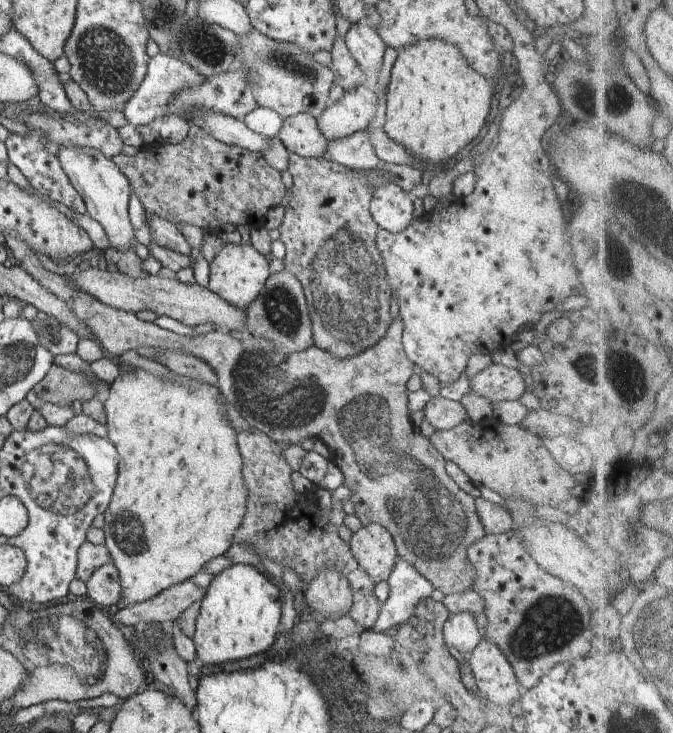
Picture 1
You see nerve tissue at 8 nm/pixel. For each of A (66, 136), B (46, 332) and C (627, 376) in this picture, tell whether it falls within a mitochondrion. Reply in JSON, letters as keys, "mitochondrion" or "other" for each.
{"A":"other","B":"mitochondrion","C":"mitochondrion"}

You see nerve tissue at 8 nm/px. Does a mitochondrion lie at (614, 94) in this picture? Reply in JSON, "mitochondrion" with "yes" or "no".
{"mitochondrion":"yes"}

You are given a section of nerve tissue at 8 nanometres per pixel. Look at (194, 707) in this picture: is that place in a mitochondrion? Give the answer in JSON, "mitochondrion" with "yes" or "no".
{"mitochondrion":"no"}

